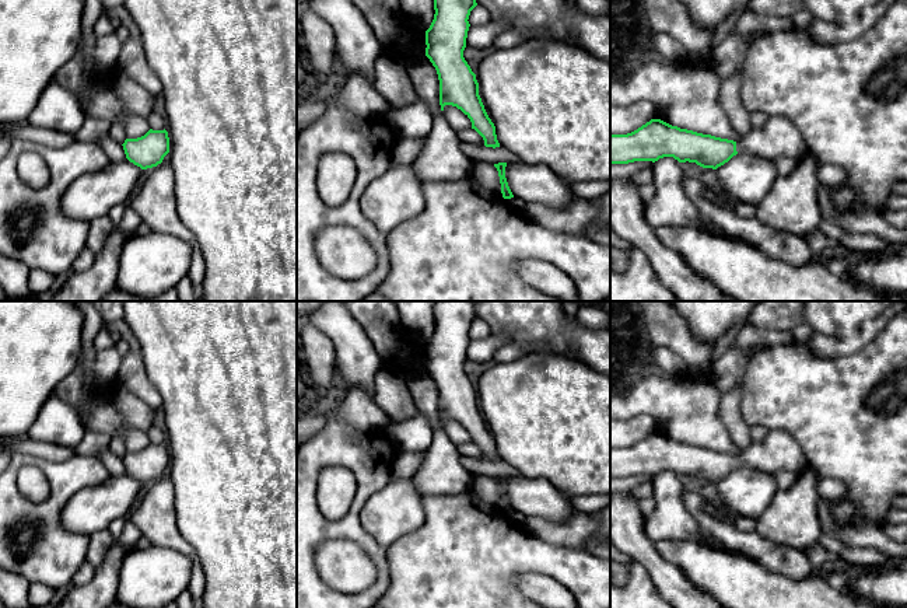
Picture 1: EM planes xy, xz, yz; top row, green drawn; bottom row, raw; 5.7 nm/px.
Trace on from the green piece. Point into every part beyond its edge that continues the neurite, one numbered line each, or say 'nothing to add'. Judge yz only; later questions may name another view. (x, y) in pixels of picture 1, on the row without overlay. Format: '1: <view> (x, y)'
1: yz (778, 450)

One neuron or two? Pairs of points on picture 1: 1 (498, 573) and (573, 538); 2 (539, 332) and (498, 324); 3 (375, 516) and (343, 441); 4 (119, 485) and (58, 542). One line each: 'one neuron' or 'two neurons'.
1: two neurons
2: one neuron
3: two neurons
4: two neurons

